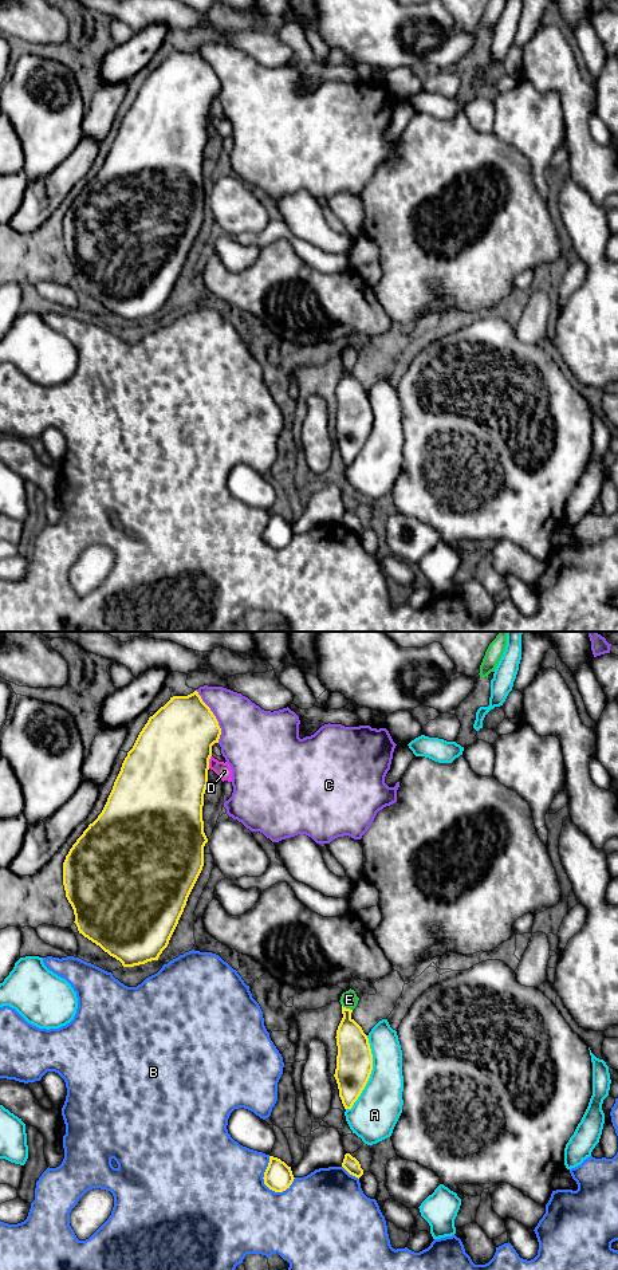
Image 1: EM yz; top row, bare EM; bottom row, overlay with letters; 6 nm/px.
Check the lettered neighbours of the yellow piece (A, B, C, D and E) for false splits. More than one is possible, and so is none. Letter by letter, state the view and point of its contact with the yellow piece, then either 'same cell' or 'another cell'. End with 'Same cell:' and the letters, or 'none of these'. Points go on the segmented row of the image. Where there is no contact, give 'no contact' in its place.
A: meets yellow in yz at (370, 1073); another cell
B: meets yellow in yz at (263, 1178); another cell
C: meets yellow in yz at (215, 716); another cell
D: meets yellow in yz at (208, 762); another cell
E: meets yellow in yz at (347, 1009); same cell
Same cell: E

